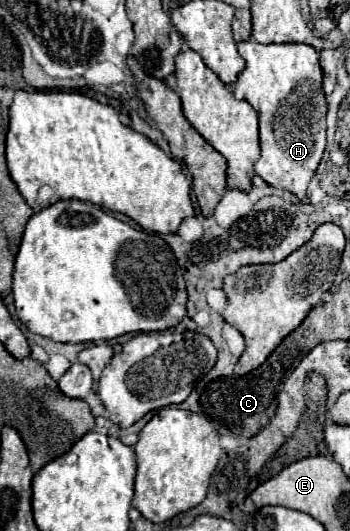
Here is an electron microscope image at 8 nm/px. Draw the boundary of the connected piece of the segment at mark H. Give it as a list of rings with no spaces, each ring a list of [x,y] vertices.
[[[253,39],[237,43],[237,51],[239,51],[239,55],[245,59],[245,69],[239,73],[239,77],[237,77],[235,85],[233,85],[233,95],[235,95],[237,99],[245,99],[247,103],[251,103],[251,105],[253,105],[253,109],[257,109],[257,113],[259,113],[261,159],[255,163],[255,173],[257,173],[263,181],[267,181],[271,187],[277,187],[277,189],[287,189],[287,191],[291,191],[295,197],[303,199],[303,197],[305,197],[305,191],[307,191],[307,185],[309,185],[309,181],[311,181],[311,177],[313,177],[313,173],[315,173],[315,169],[317,169],[317,165],[319,165],[319,161],[321,161],[321,155],[323,155],[323,151],[325,151],[326,148],[327,101],[325,99],[325,95],[323,95],[323,91],[319,91],[319,87],[321,87],[319,51],[317,51],[317,49],[313,49],[311,45],[303,45],[303,43],[297,43],[297,45],[295,45],[295,43],[283,43],[283,45],[275,45],[275,43],[271,43],[271,45],[263,45],[263,43],[255,43]]]

